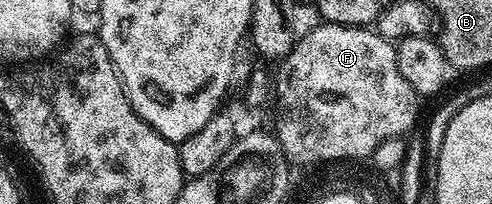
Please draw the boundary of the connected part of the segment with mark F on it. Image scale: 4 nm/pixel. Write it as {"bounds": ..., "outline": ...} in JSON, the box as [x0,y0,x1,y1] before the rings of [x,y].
{"bounds":[274,23,418,160],"outline":[[[317,23],[317,28],[312,28],[304,37],[297,39],[292,45],[290,54],[286,59],[279,61],[278,68],[280,73],[276,76],[276,94],[274,100],[282,104],[282,132],[284,148],[291,153],[291,156],[300,160],[314,160],[317,157],[351,155],[355,151],[364,152],[367,146],[371,147],[375,144],[375,140],[394,139],[403,137],[405,134],[411,133],[417,126],[416,124],[416,103],[418,97],[416,91],[410,86],[410,82],[406,82],[406,78],[402,78],[401,72],[398,71],[398,62],[396,61],[396,50],[393,41],[384,40],[380,33],[367,28],[351,28],[350,26],[342,26],[341,24]]]}

